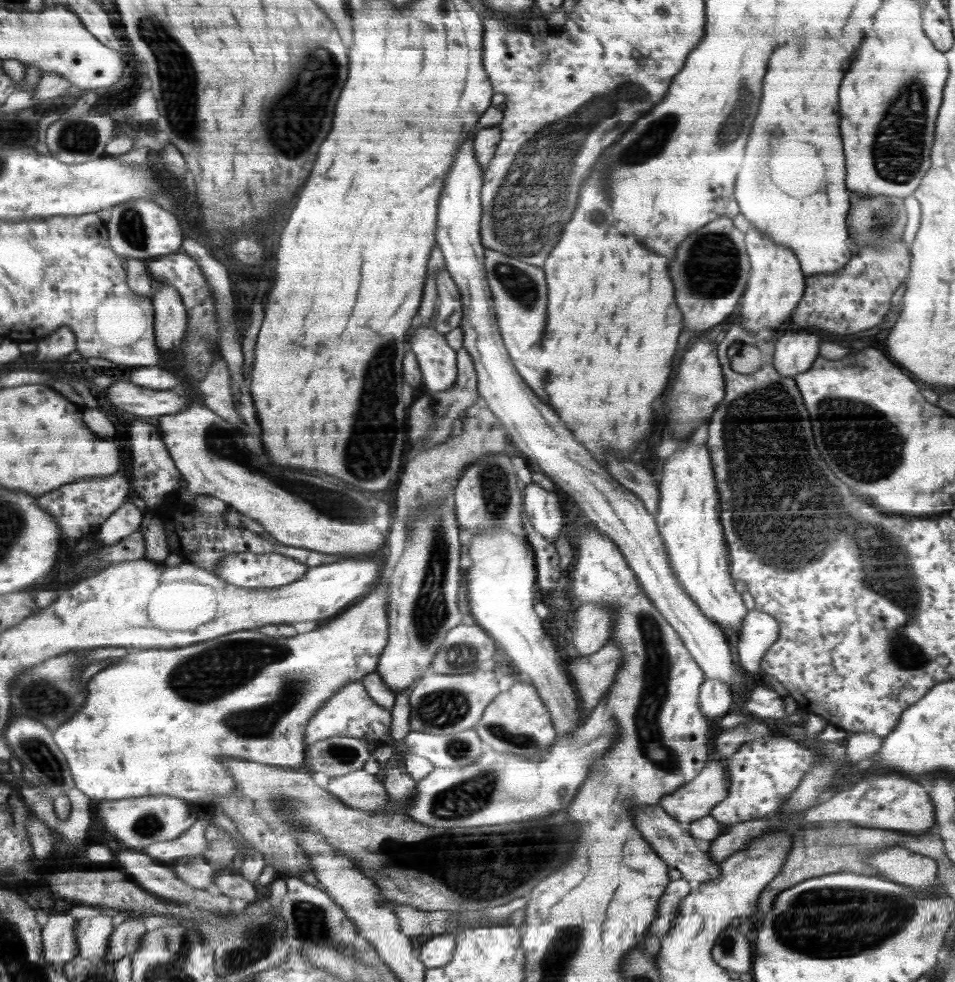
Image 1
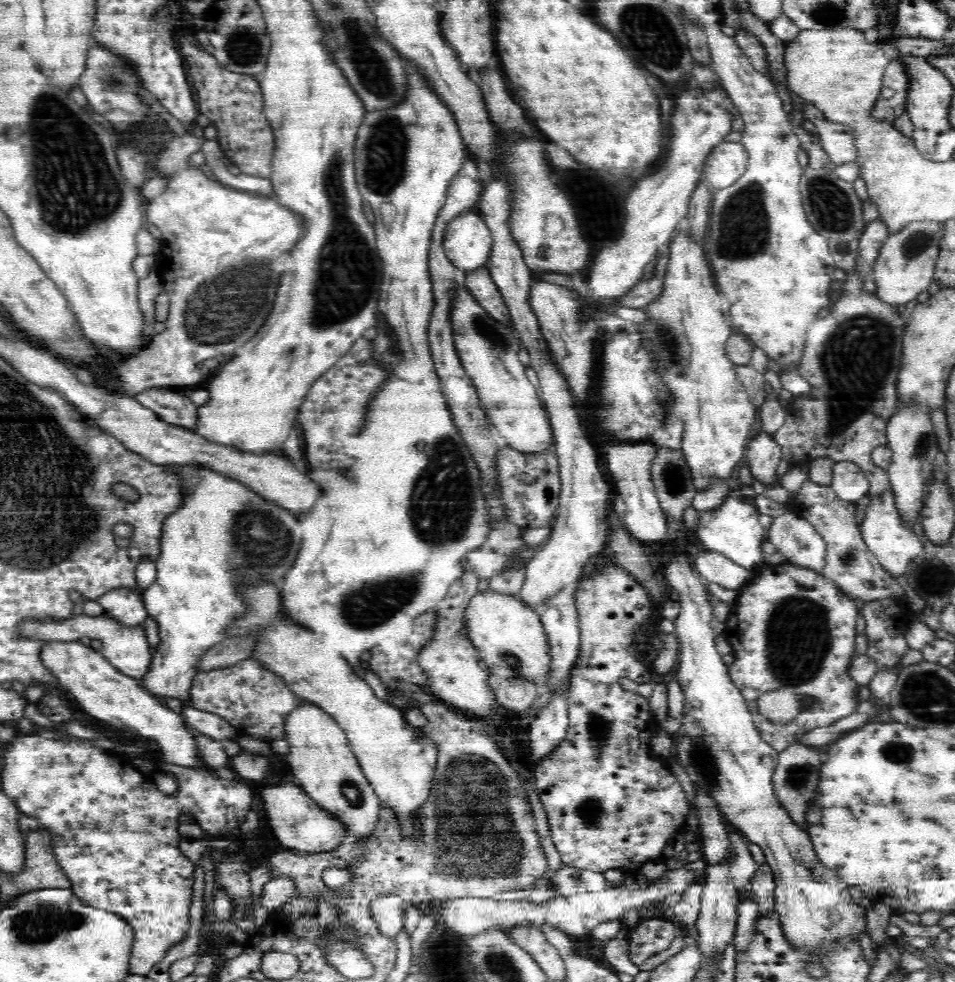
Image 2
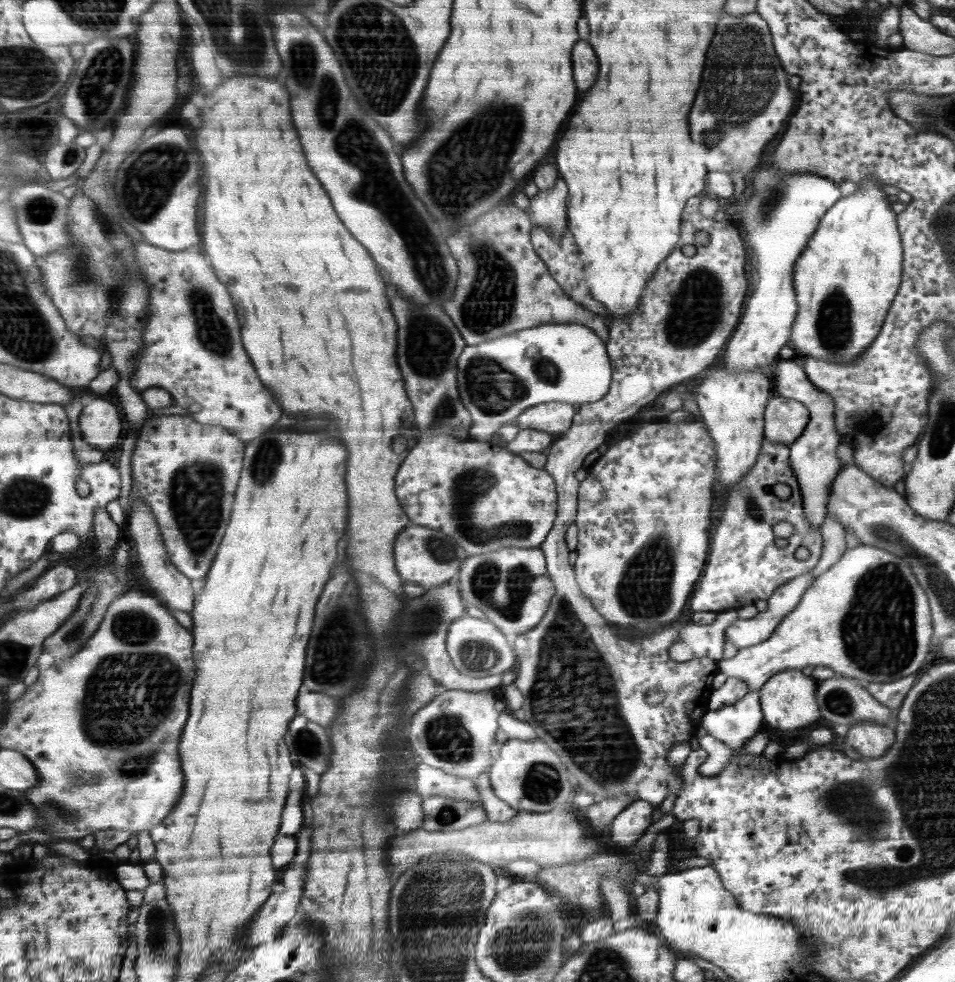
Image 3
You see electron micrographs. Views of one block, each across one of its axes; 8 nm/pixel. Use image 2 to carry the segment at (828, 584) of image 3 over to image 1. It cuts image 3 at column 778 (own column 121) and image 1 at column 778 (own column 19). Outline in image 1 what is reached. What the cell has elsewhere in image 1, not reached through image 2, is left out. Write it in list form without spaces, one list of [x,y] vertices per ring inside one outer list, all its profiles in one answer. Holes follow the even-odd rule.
[[[751,609],[743,620],[738,640],[741,667],[753,678],[763,676],[761,660],[764,653],[776,642],[779,627],[776,620],[765,612]]]

